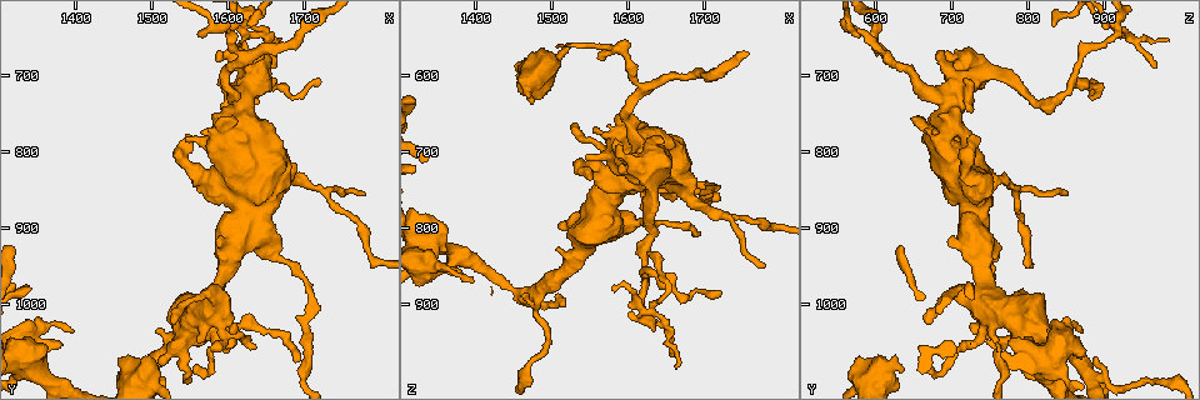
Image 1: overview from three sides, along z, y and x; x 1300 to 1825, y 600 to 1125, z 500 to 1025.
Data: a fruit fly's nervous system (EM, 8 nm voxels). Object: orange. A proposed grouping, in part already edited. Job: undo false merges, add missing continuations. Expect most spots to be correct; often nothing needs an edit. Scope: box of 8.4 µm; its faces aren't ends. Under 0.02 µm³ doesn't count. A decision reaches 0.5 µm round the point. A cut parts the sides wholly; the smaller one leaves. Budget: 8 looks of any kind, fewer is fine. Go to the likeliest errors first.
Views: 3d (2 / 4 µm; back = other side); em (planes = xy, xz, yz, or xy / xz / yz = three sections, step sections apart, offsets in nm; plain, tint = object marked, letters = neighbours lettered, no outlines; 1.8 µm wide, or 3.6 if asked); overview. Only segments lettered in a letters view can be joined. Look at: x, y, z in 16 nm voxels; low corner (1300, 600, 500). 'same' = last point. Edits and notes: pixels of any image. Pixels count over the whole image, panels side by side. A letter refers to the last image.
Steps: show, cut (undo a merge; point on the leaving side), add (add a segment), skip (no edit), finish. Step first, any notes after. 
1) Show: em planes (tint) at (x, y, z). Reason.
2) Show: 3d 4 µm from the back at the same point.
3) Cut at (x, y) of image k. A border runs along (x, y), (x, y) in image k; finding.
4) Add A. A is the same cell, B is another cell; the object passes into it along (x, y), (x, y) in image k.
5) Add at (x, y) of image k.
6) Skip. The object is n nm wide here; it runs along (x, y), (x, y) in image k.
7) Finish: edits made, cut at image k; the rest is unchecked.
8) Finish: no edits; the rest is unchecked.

Show: 3d 4 µm at (1625, 650, 910). Arms run side by side.

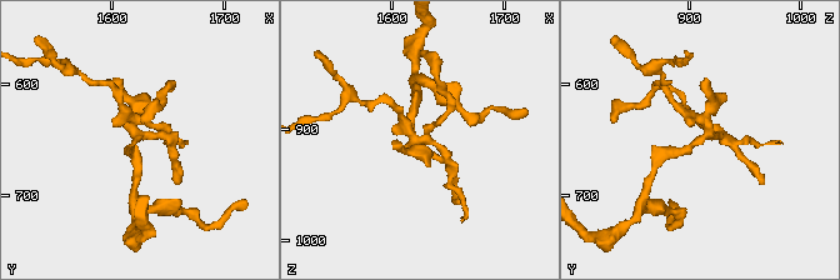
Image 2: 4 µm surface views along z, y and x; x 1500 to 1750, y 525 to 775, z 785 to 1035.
Show: em planes (letters) at (1624, 648, 914). Now the EM.

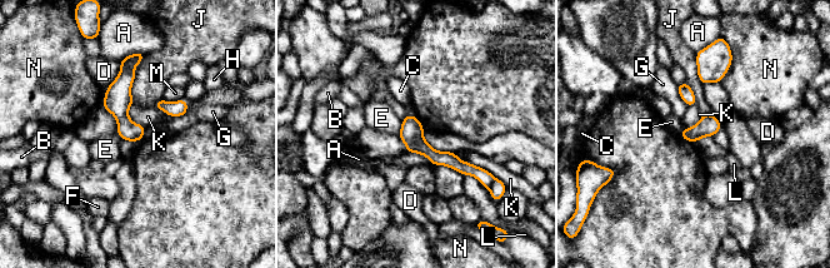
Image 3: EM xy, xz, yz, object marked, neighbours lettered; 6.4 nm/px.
Skip. The object is 130 nm wide here; A, B, C, D, E, F, G, H, J, K, L, M and N are other cells; it runs along (404, 124), (433, 155), (480, 173) in image 3; all the same cell.

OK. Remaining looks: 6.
Show: em 3.6 µm xy step 4 (plain) at (1620, 715, 705). Arms part here.

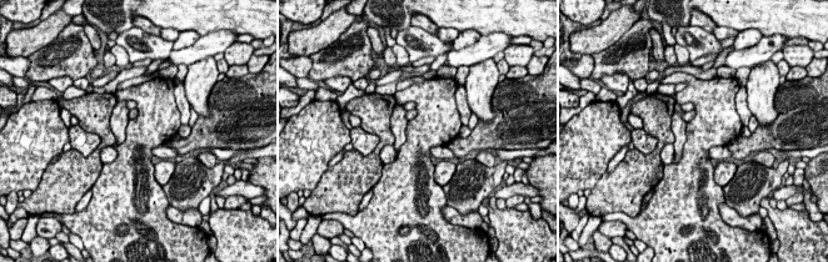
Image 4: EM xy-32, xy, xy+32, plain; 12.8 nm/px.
Show: em 3.6 µm xy step 4 (letters) at the same point. What lies round it.

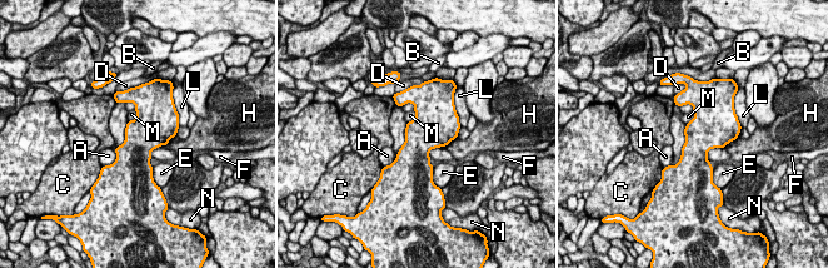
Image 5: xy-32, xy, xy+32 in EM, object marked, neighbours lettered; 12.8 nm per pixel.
Skip. The object is 480 nm wide here; the longest contact is with N, 550 nm; A, B, C, D, E, F, H, L, M and N are other cells; continuous, no second cell.

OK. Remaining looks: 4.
Show: 3d 4 µm at (1470, 1070, 625). An open end.

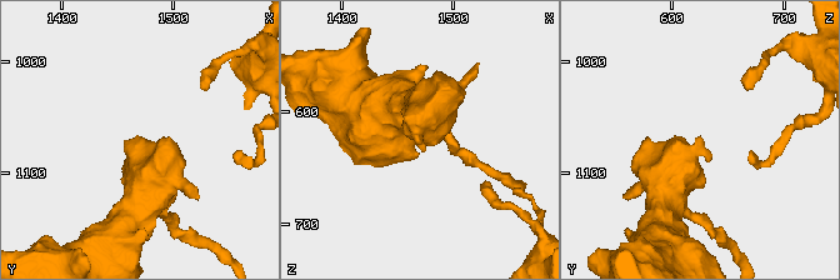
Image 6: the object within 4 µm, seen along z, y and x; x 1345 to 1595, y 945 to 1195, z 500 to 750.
Show: em 3.6 µm xz step 4 (letters) at (1470, 1070, 628). Need the tissue.

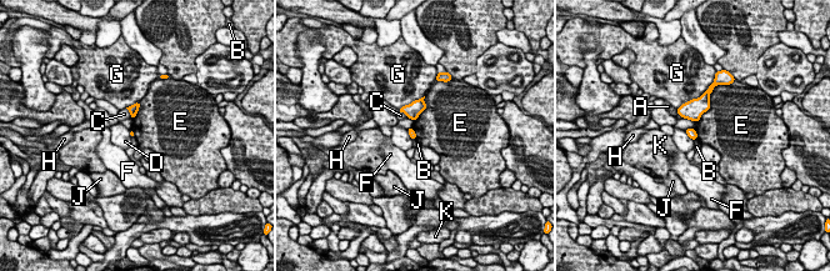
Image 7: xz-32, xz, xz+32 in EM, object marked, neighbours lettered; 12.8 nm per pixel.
Show: em 3.6 µm planes (letters) at the same point. Cut it another way.

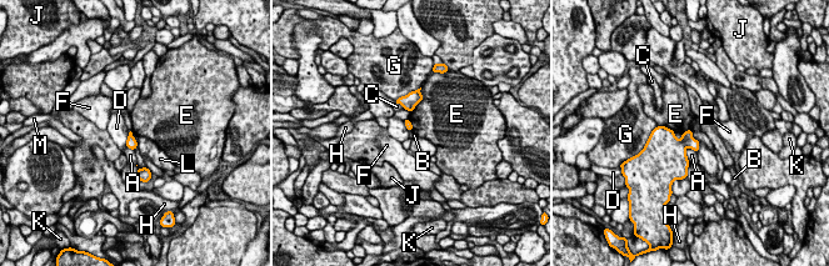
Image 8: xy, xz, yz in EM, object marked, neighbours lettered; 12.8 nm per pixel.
Skip. A, B, C, D, E, F, G, H, J, K, L and M are other cells; a border runs along (422, 88), (423, 99), (410, 113) in image 8; no lettered segment goes on from it.

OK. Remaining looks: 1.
Finish: no edits; the rest is unchecked.

